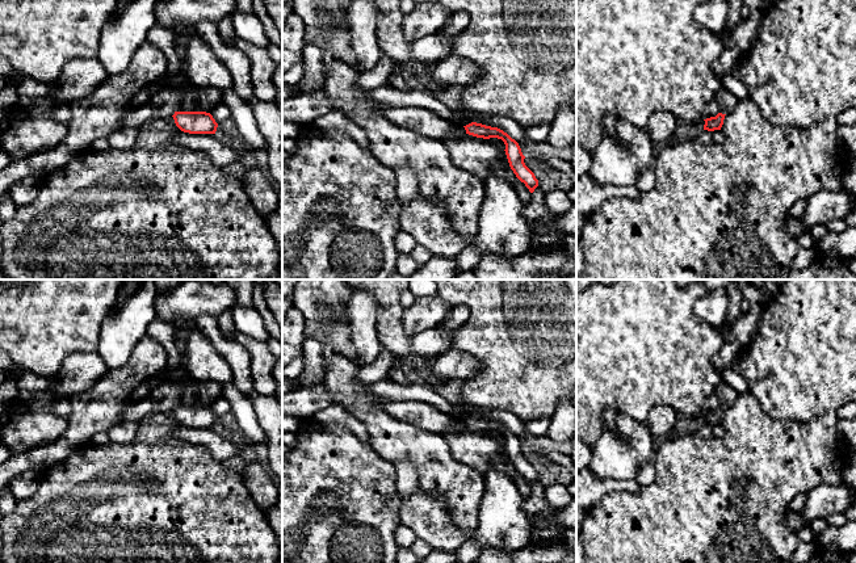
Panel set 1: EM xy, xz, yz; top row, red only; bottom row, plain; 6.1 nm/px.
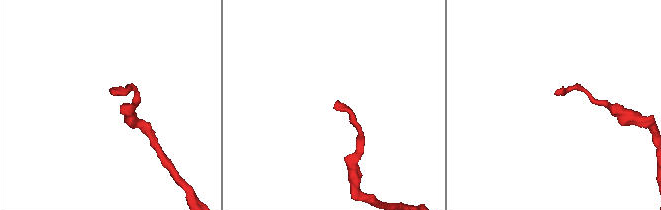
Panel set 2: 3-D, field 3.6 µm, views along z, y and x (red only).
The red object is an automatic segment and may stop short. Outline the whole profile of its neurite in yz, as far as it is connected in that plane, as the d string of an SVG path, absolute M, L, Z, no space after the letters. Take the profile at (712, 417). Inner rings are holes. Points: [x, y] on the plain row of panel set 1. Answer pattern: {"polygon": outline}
{"polygon": "M718 407L716 411L704 413L705 415L704 424L708 425L721 424L725 409L726 408Z"}

